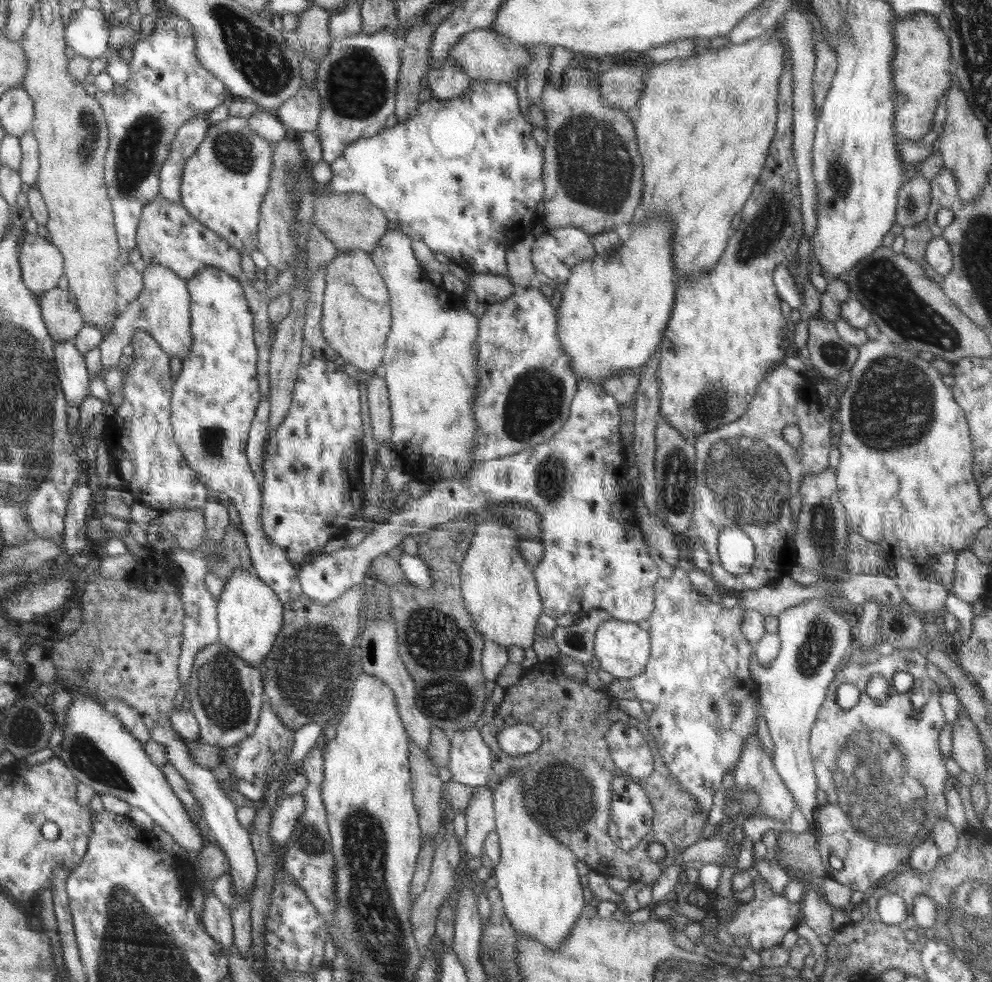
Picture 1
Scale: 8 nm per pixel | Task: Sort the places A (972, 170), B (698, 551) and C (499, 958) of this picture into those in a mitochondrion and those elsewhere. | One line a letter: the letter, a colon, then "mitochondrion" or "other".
A: other
B: other
C: mitochondrion

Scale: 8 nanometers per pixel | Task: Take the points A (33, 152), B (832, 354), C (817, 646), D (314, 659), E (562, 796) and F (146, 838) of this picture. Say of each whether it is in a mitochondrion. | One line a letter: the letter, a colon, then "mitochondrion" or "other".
A: other
B: mitochondrion
C: mitochondrion
D: mitochondrion
E: mitochondrion
F: other

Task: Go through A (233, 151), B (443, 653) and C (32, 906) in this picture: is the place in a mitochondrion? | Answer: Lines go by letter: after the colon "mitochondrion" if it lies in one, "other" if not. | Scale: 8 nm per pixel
A: mitochondrion
B: mitochondrion
C: other

